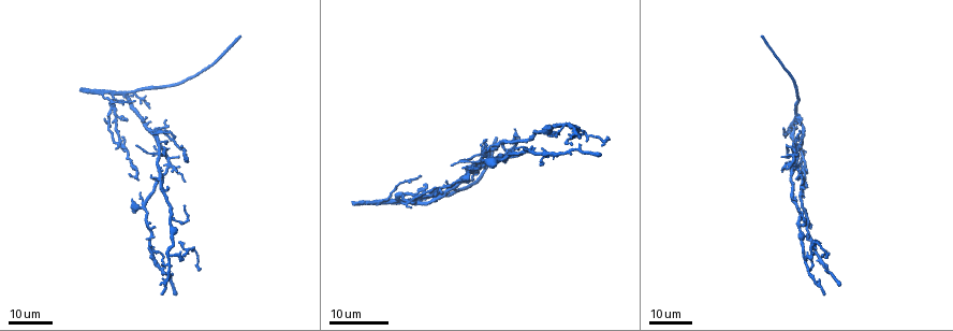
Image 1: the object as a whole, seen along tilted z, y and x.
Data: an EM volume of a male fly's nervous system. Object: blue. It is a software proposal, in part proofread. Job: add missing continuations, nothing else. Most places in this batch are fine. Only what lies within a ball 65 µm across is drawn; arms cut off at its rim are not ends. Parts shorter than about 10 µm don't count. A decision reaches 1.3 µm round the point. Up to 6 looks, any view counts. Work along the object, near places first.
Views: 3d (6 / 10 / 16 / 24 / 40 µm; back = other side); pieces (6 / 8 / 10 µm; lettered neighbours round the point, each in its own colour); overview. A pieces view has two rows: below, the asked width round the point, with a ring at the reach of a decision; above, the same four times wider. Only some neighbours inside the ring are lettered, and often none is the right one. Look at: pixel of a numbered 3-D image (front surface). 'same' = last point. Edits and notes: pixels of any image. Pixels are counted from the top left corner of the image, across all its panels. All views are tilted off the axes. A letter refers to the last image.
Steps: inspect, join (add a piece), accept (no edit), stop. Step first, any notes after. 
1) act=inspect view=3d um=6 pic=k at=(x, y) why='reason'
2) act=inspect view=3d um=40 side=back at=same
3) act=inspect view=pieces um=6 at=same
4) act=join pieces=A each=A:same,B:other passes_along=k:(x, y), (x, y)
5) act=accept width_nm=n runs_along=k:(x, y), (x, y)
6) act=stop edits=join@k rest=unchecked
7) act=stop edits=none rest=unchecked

act=inspect view=3d um=16 pic=1 at=(131, 201) why='tapers out'

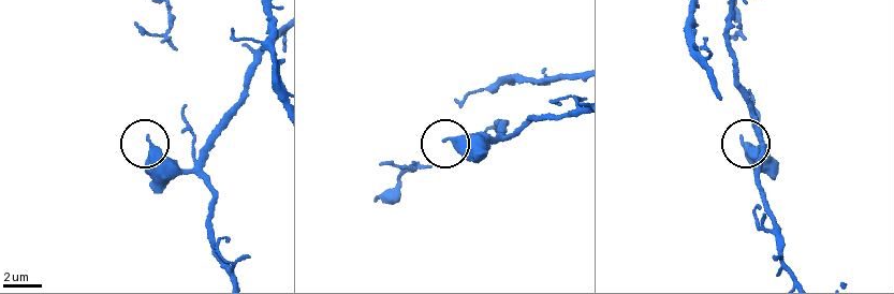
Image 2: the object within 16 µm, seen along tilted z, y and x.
act=inspect view=pieces um=8 pic=2 at=(147, 138) why='see the neighbours'

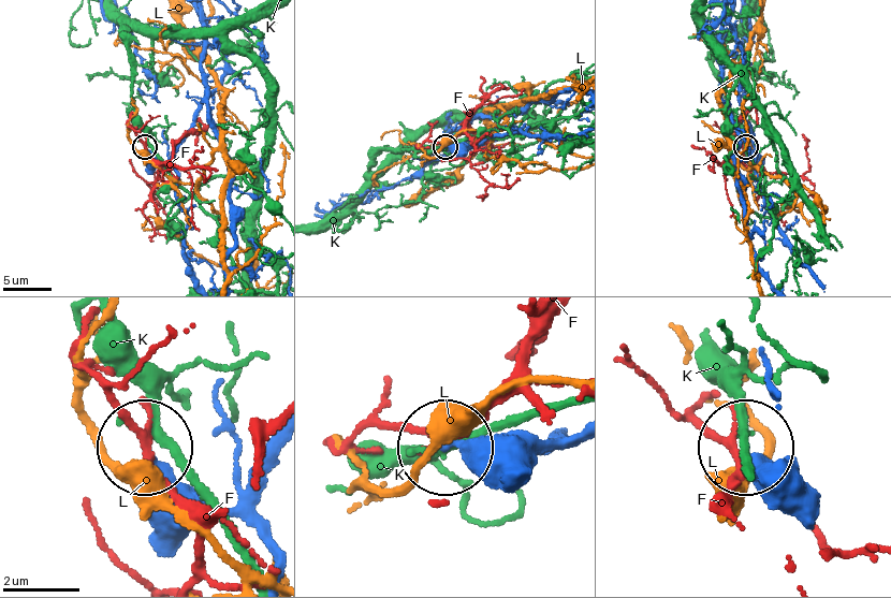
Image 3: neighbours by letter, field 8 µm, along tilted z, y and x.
act=accept each=F:other,K:other,L:other found='no lettered piece goes on from it'

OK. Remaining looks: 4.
act=inspect view=3d um=24 pic=1 at=(802, 139) why='thin end'

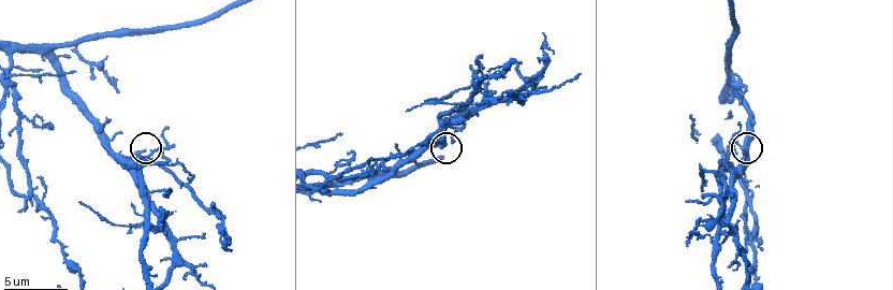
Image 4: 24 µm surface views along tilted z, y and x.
act=inspect view=pieces um=10 pic=4 at=(145, 150)

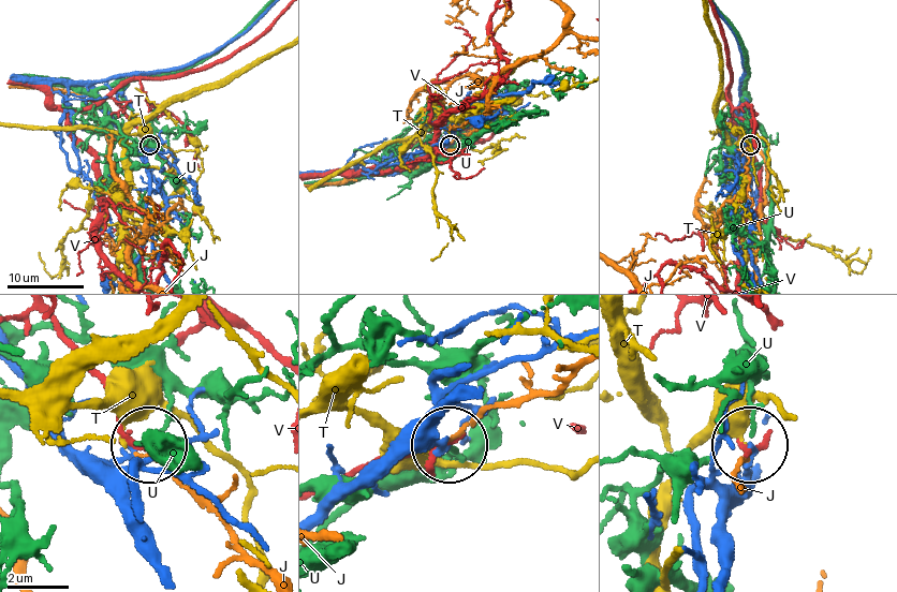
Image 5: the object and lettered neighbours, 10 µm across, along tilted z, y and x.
act=accept each=J:other,T:other,U:other,V:other found='none of them fits'

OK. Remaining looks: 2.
act=inspect view=3d um=6 pic=4 at=(480, 57) why='thin end'

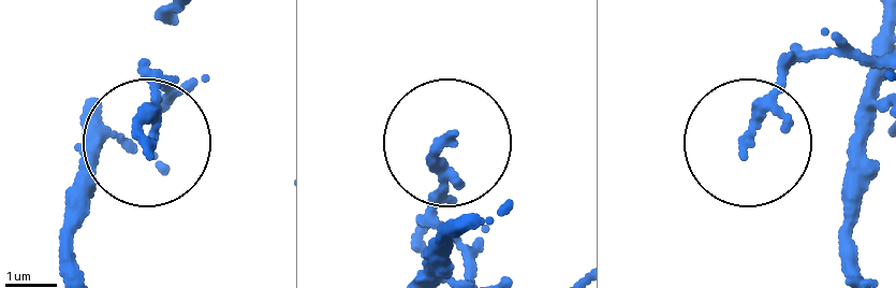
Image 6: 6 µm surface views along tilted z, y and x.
act=inspect view=pieces um=6 pic=6 at=(148, 152) why='what lies round it'

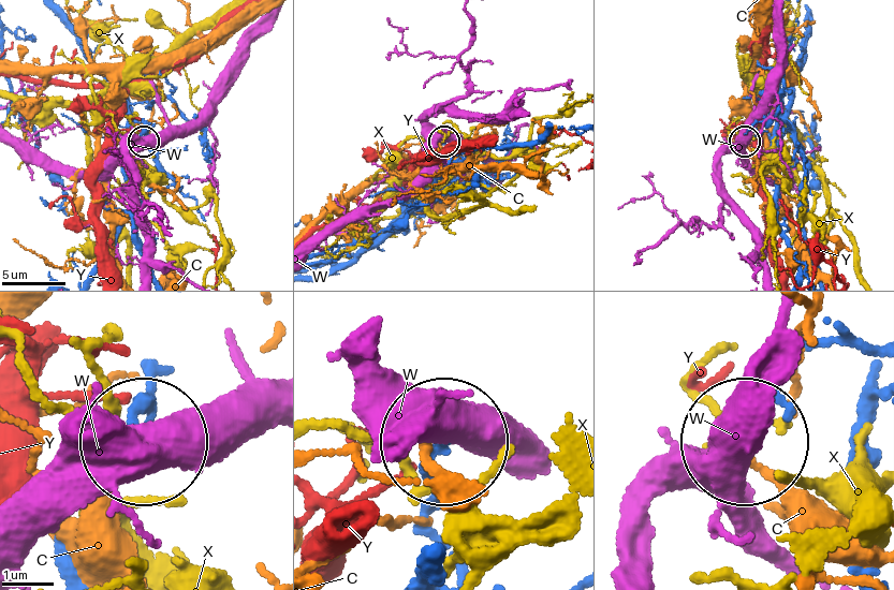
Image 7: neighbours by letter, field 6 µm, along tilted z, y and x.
act=accept width_nm=150 each=C:other,W:other,X:other,Y:other found='none of them fits'

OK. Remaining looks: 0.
act=stop edits=none rest=unchecked

